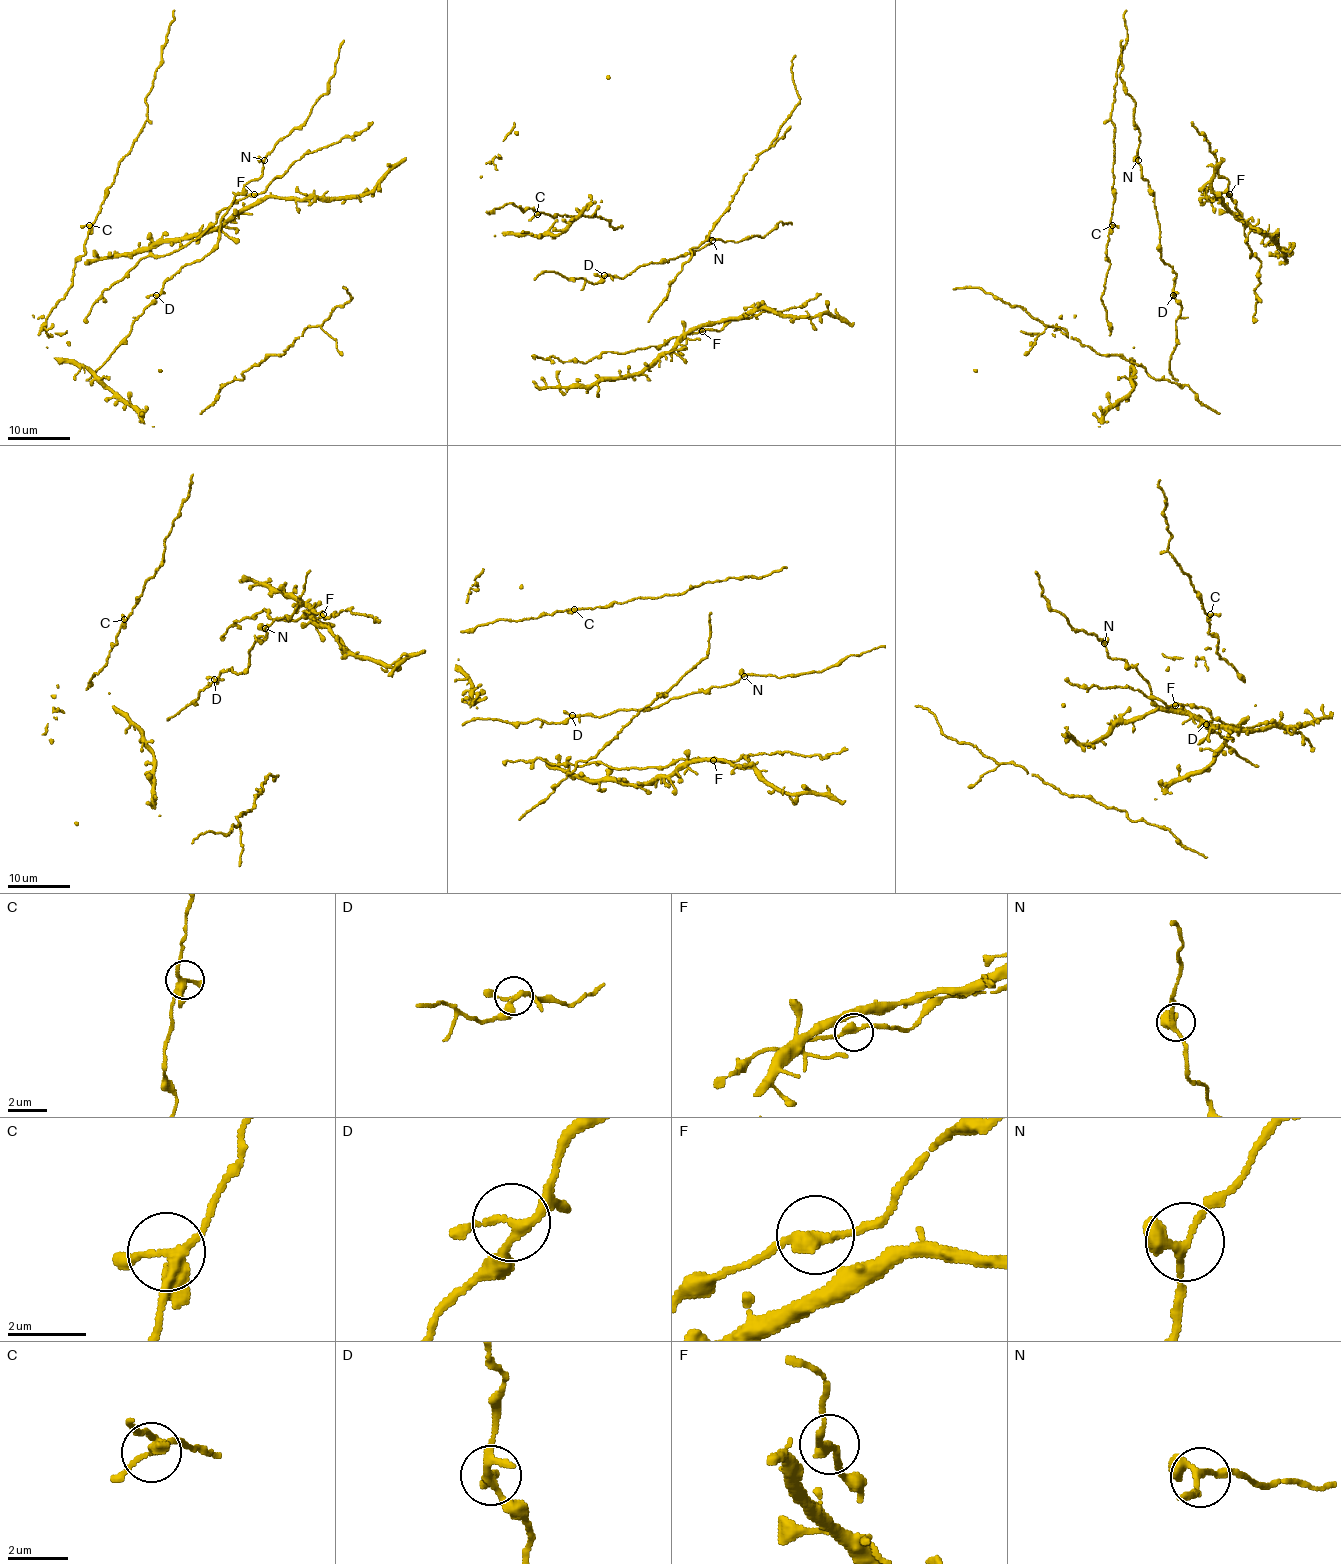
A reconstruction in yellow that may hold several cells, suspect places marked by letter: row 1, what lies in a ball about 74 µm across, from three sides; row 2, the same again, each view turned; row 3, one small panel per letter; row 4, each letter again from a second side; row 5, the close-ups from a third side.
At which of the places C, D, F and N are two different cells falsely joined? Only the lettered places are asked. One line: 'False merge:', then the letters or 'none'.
False merge: none

